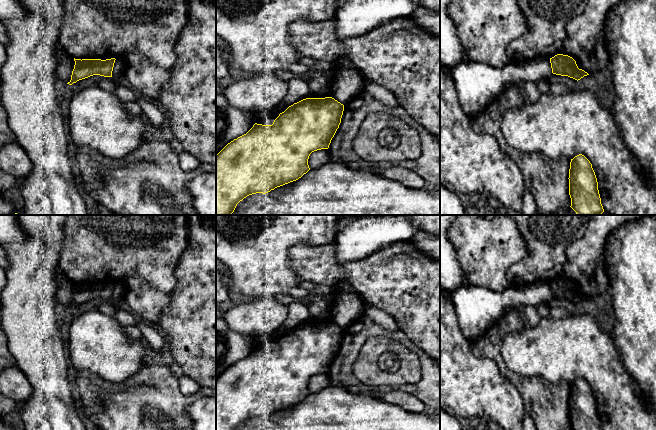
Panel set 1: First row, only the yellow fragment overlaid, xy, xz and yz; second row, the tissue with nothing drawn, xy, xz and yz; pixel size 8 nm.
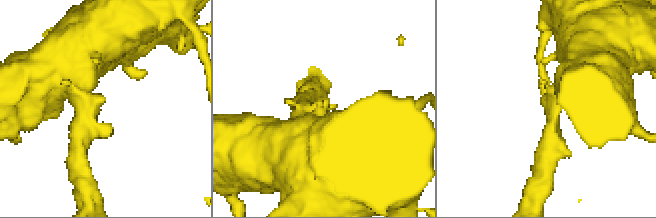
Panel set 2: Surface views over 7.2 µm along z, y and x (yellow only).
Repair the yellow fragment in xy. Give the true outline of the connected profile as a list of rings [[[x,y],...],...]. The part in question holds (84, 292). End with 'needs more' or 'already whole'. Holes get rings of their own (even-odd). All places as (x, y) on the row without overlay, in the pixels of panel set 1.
[[[115,282],[101,283],[75,283],[74,293],[72,295],[71,304],[67,307],[72,309],[79,304],[88,302],[93,299],[104,301],[112,301],[112,295],[115,287]]]; already whole

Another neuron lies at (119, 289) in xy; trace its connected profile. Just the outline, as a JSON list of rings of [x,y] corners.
[[[117,282],[114,287],[112,301],[123,300],[124,292],[125,292],[124,284],[122,282]]]

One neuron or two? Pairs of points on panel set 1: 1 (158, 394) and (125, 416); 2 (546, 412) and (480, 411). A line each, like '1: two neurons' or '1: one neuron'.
1: one neuron
2: two neurons

